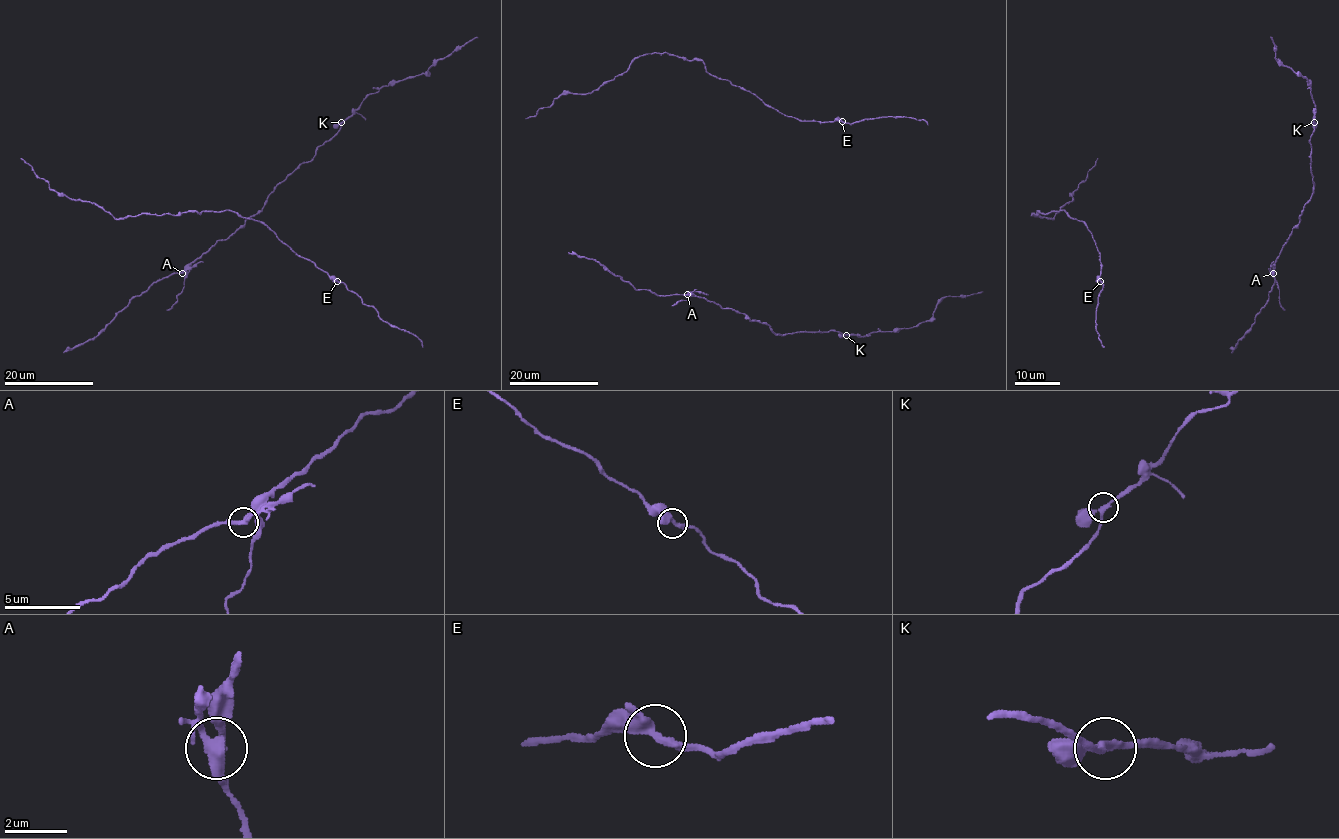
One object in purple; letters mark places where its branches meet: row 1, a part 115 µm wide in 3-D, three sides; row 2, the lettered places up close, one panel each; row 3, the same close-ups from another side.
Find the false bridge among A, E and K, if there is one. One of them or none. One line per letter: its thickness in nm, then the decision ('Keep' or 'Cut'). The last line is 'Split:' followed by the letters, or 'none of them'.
A: Thickness 240 nm. Cut
E: Thickness 280 nm. Keep
K: Thickness 240 nm. Keep
Split: A

